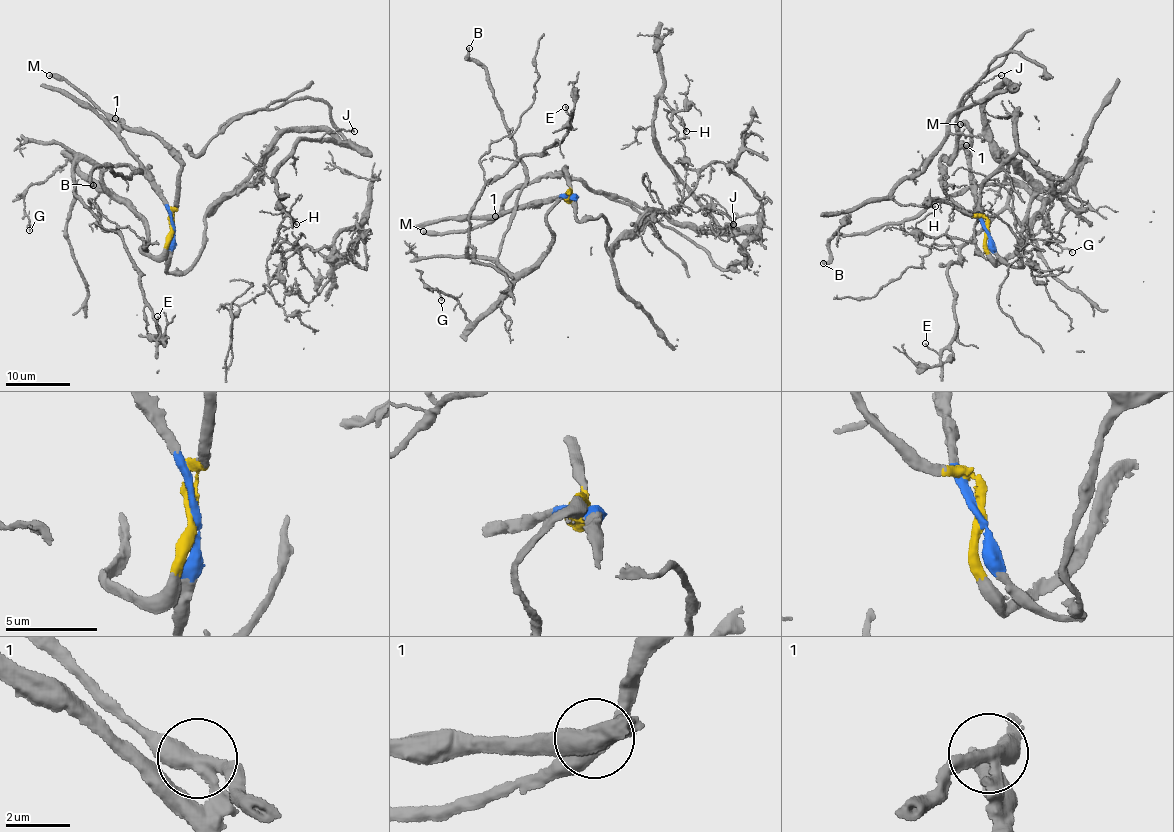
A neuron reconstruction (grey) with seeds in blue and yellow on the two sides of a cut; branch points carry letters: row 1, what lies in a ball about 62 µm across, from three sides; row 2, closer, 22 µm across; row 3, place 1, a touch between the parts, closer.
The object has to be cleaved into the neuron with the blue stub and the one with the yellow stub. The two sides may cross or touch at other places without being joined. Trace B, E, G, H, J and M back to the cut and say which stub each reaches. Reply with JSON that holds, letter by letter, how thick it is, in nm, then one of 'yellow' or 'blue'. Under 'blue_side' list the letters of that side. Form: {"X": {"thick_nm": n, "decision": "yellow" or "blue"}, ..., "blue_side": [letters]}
{"B": {"thick_nm": 360, "decision": "yellow"}, "E": {"thick_nm": 110, "decision": "yellow"}, "G": {"thick_nm": 140, "decision": "yellow"}, "H": {"thick_nm": 120, "decision": "blue"}, "J": {"thick_nm": 100, "decision": "blue"}, "M": {"thick_nm": 440, "decision": "yellow"}, "blue_side": ["H", "J"]}

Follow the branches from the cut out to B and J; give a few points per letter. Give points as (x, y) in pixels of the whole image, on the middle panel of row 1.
B: (571, 197), (547, 214), (549, 248), (533, 264), (499, 263), (525, 175), (469, 47)
J: (571, 197), (578, 221), (605, 219), (610, 247), (658, 211), (717, 230), (701, 195), (734, 224)

